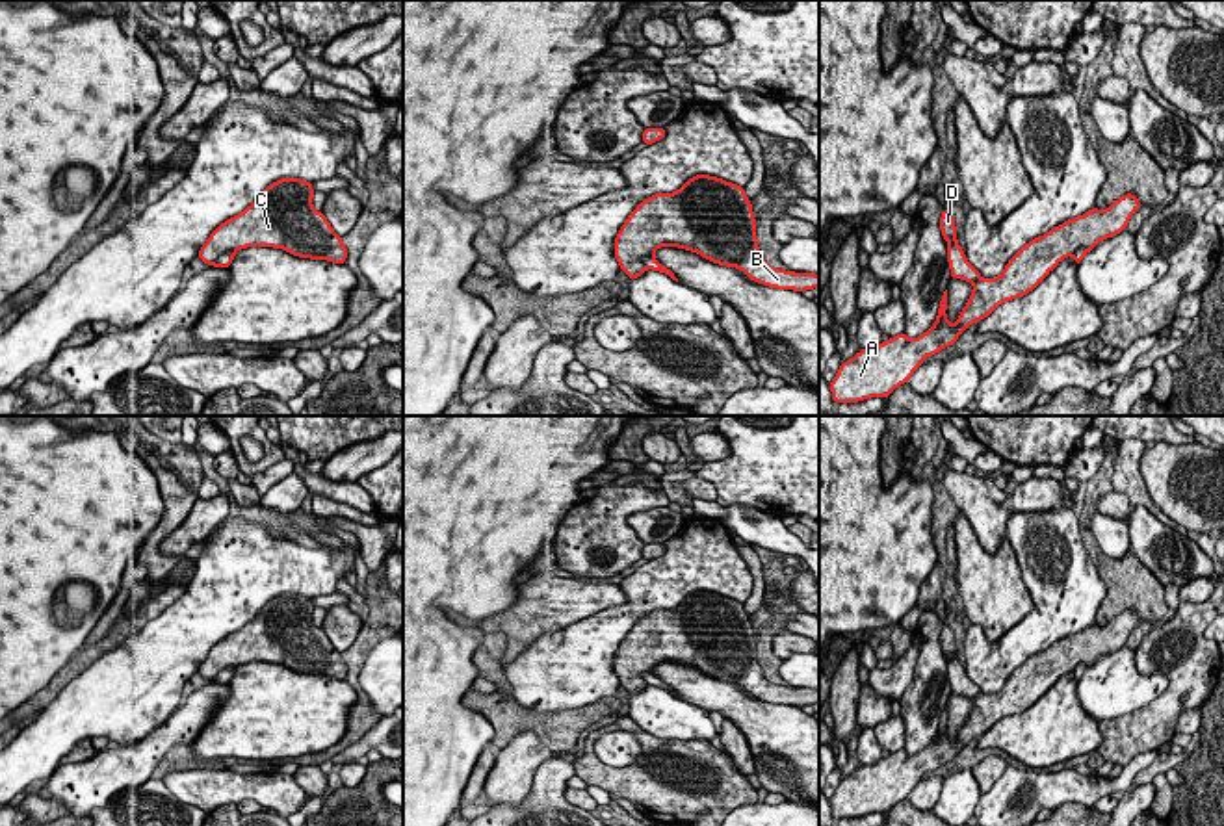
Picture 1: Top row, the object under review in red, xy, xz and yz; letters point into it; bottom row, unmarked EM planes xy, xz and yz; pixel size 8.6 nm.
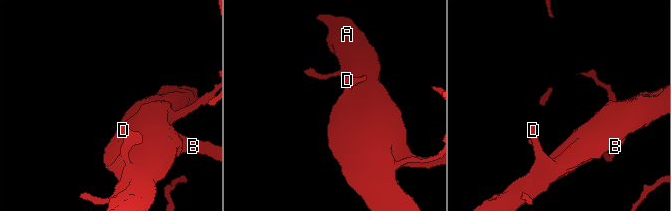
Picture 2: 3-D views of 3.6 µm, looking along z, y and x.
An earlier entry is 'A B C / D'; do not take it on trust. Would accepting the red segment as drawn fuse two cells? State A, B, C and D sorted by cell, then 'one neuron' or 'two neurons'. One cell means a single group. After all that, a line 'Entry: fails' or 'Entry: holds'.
groups A B C / D; two neurons
Entry: holds

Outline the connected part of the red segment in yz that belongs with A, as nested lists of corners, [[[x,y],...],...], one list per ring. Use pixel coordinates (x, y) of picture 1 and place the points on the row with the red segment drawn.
[[[1127,193],[1103,212],[1092,208],[1085,215],[1068,219],[1031,239],[1009,260],[999,277],[979,277],[971,282],[973,291],[955,325],[947,321],[947,316],[936,317],[934,325],[914,340],[901,332],[843,362],[830,382],[832,399],[856,403],[869,397],[888,397],[897,386],[908,382],[927,356],[953,345],[971,323],[990,316],[1001,303],[1035,290],[1061,260],[1074,256],[1079,247],[1088,252],[1098,241],[1126,230],[1139,208],[1139,199]]]

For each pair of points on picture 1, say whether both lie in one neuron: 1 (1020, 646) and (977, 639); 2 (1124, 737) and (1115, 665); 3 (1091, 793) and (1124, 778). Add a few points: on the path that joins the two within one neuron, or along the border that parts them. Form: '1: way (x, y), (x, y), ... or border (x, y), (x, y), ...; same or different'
1: way (1009, 652), (990, 654), (987, 650); same
2: border (1159, 695), (1132, 711), (1098, 722); different
3: way (1098, 786), (1117, 784); same

